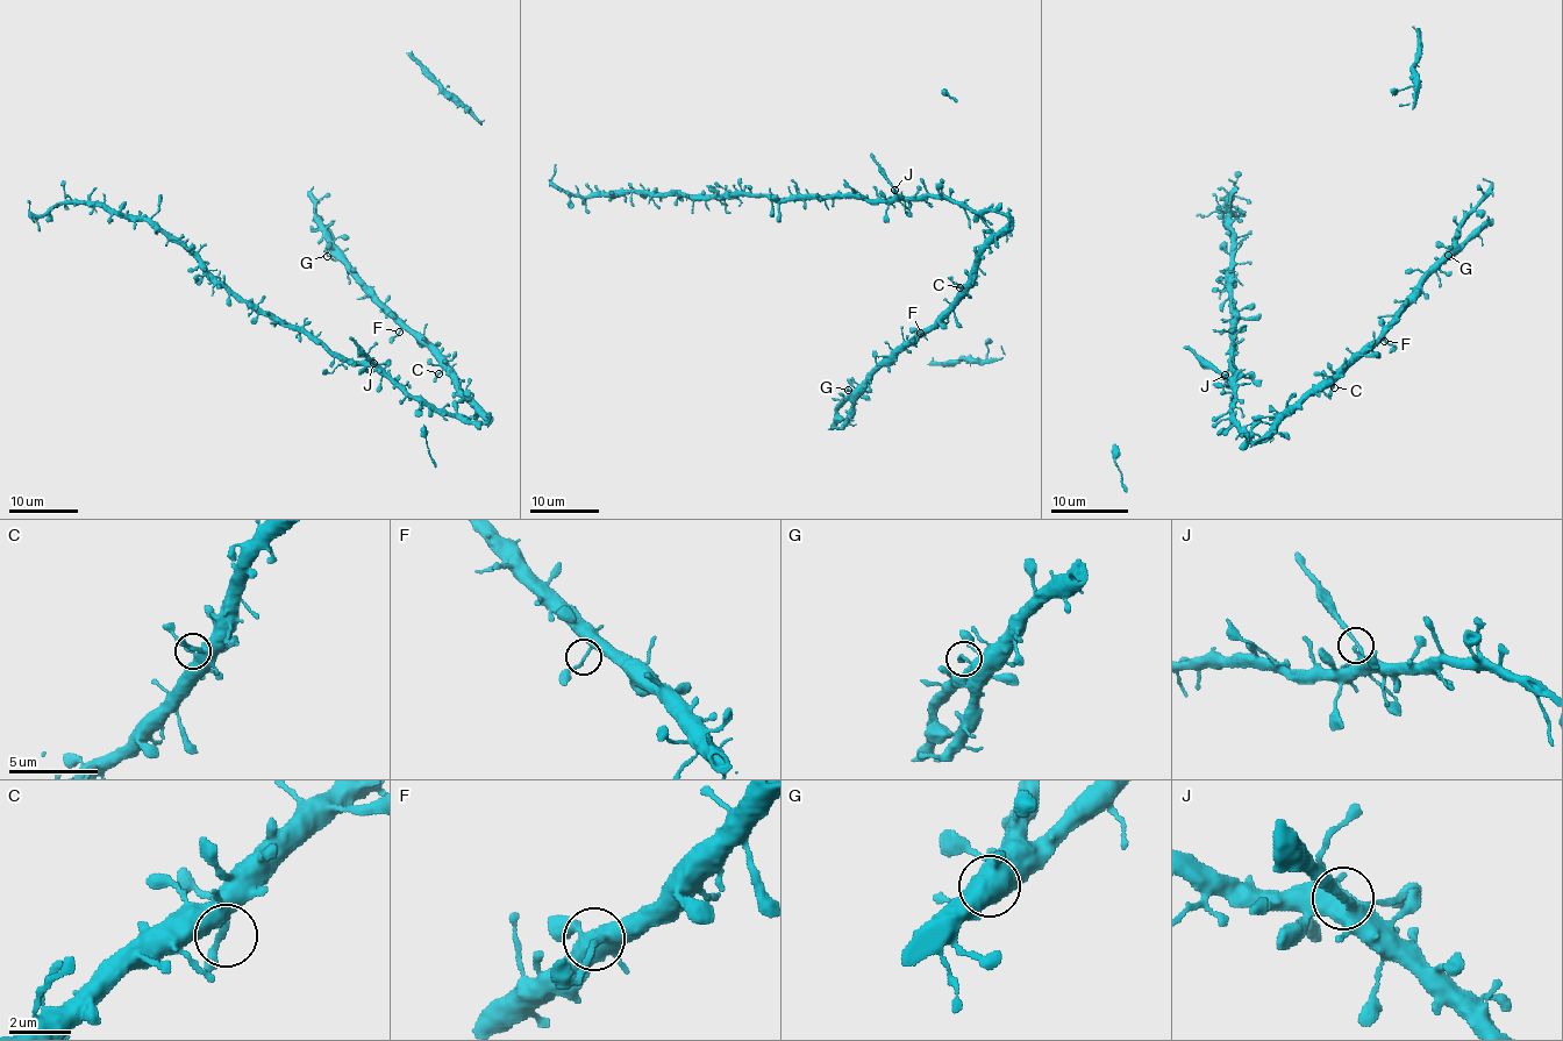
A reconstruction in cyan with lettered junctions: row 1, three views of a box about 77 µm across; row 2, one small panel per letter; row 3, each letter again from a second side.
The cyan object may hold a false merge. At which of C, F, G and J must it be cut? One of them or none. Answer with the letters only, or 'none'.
J

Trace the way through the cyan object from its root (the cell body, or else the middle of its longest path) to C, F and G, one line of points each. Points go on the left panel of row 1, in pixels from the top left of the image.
C: (470, 398), (443, 370), (439, 373)
F: (470, 398), (457, 385), (452, 372), (426, 346), (404, 328), (399, 332)
G: (470, 398), (457, 385), (452, 372), (426, 346), (337, 259), (327, 256)

